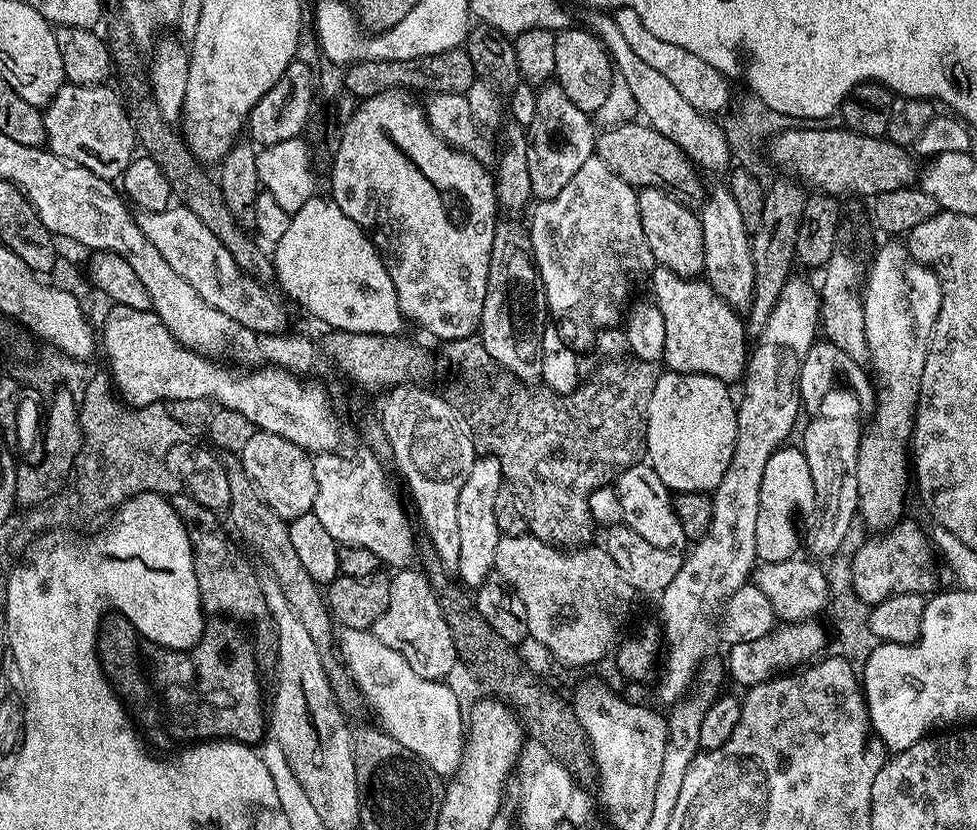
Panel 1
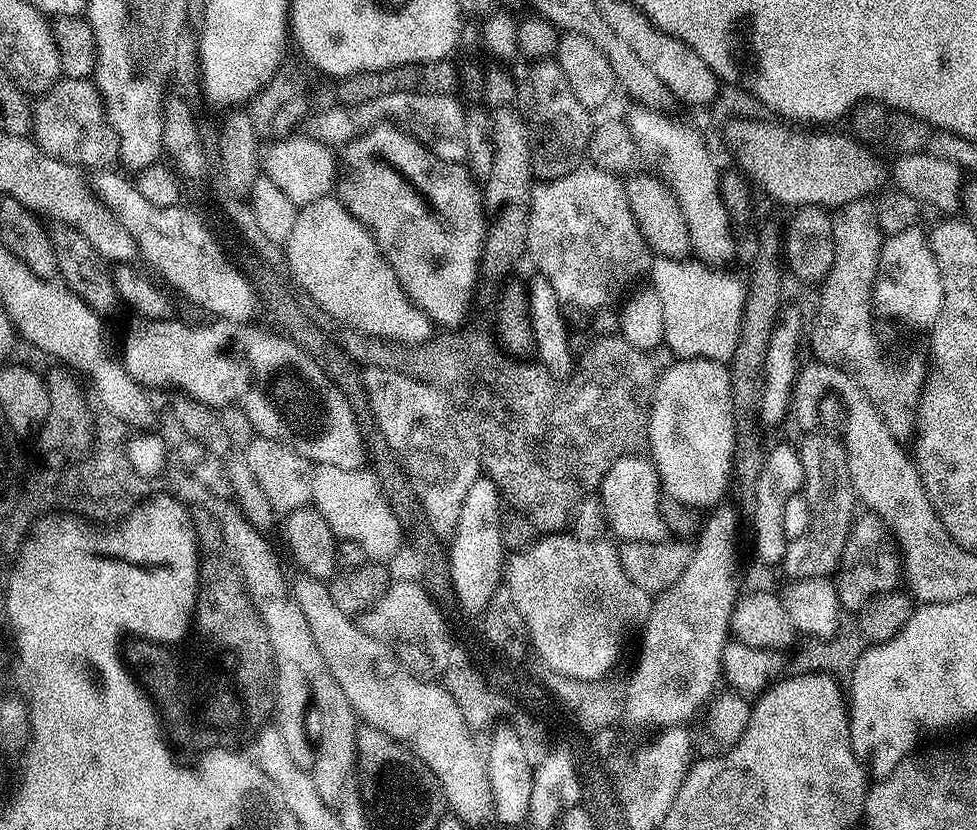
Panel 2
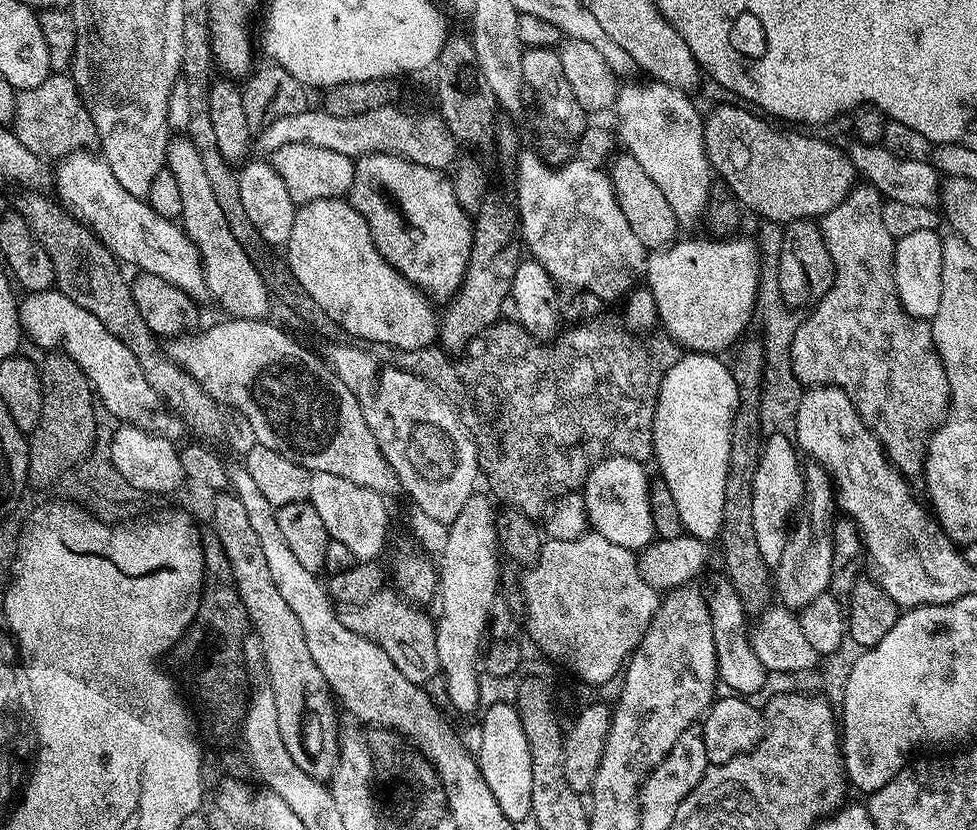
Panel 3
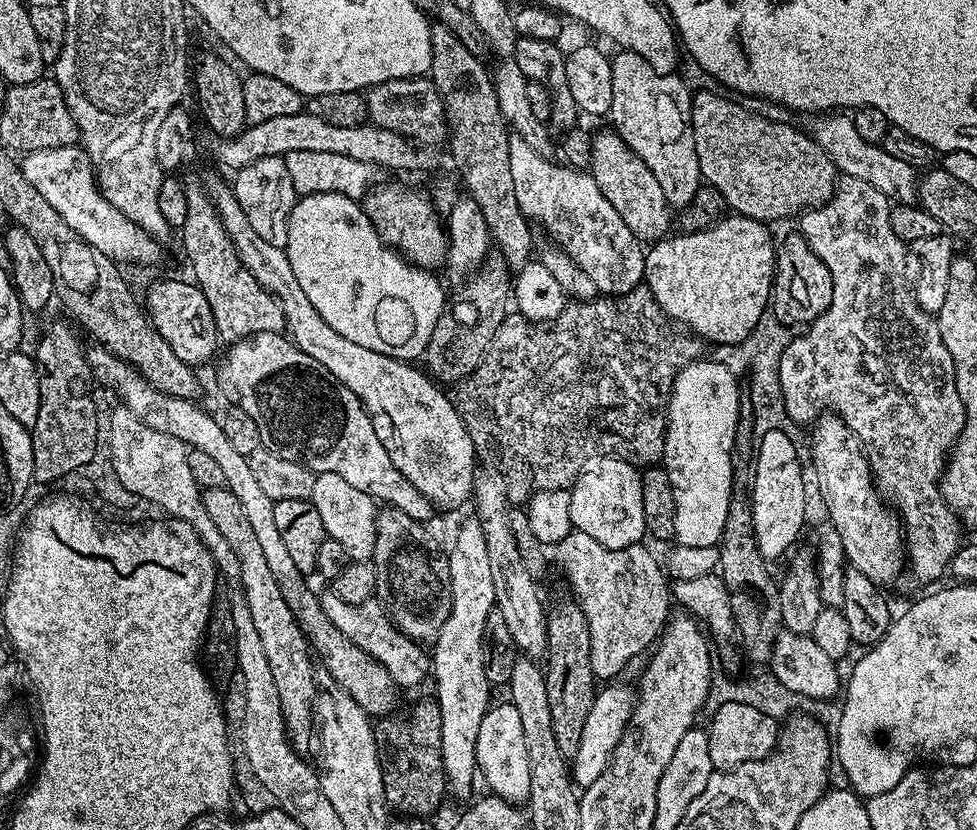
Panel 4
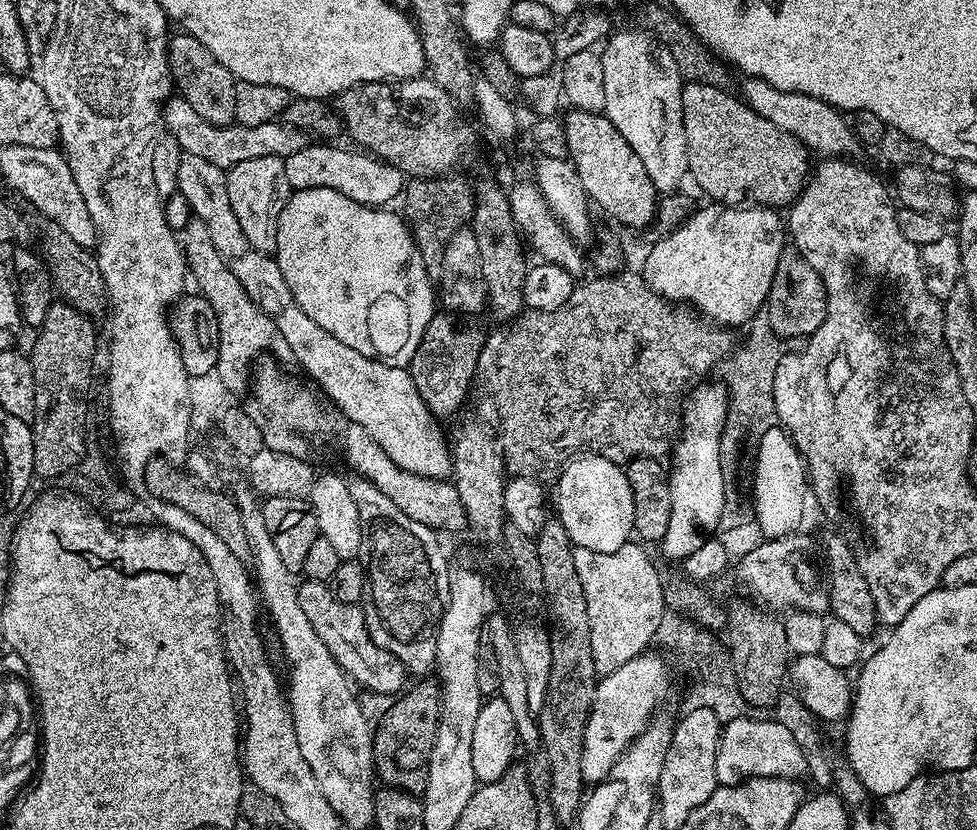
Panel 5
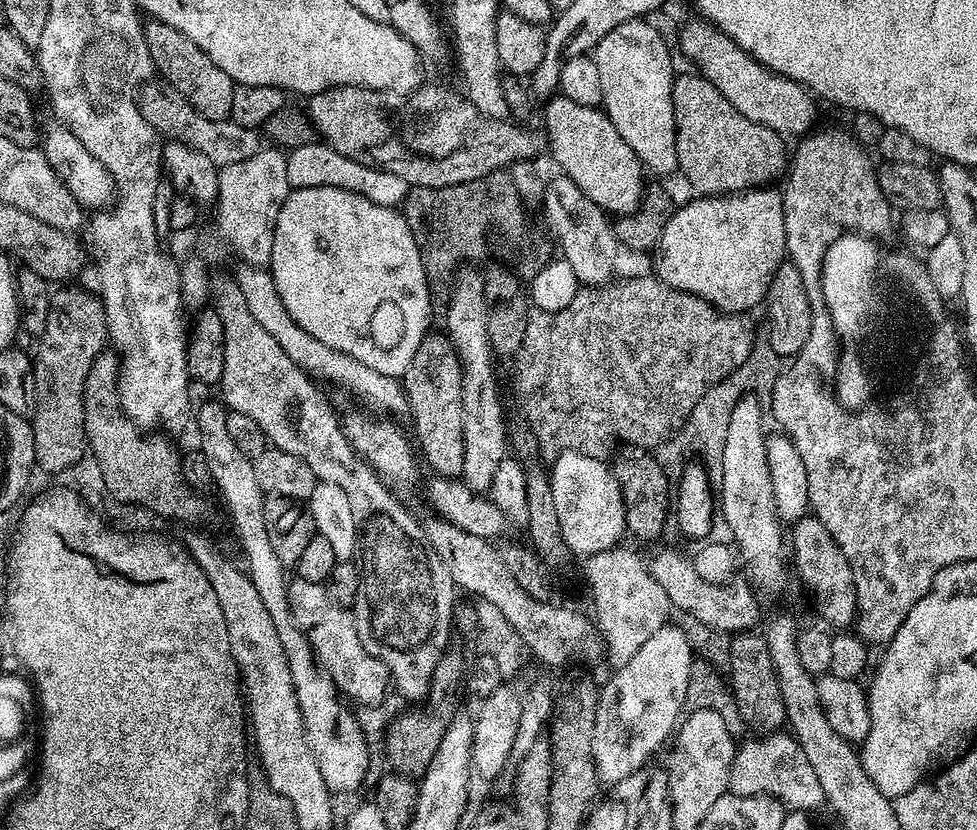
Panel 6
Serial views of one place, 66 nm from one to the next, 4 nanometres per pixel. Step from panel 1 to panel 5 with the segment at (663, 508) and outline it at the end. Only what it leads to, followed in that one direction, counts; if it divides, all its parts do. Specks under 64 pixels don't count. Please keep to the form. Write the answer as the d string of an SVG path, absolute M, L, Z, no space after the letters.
M580 454L563 465L560 481L556 484L556 512L560 524L566 526L566 534L573 545L586 550L617 552L623 544L633 539L634 494L630 490L628 473L615 460L608 460L602 454Z

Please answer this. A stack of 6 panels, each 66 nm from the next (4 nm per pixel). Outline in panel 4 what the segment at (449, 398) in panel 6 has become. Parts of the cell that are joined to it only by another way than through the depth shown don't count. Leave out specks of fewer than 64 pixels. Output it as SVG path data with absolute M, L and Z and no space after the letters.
M494 255L489 263L484 265L484 270L477 268L457 292L460 293L457 294L456 301L453 304L451 301L445 307L438 323L434 325L434 334L430 334L430 342L422 357L427 375L444 386L455 386L472 375L472 371L487 354L494 334L498 334L498 326L502 326L502 322L510 314L514 280L504 257Z

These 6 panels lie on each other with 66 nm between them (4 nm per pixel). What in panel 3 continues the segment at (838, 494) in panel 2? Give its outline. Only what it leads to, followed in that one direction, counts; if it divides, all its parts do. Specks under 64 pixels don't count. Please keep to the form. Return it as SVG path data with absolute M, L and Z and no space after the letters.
M812 462L803 469L804 495L808 504L808 520L812 523L812 536L789 535L782 558L774 565L774 596L785 608L799 610L814 598L829 591L828 583L836 568L834 562L834 525L838 520L838 505L834 495L834 485L819 464Z

